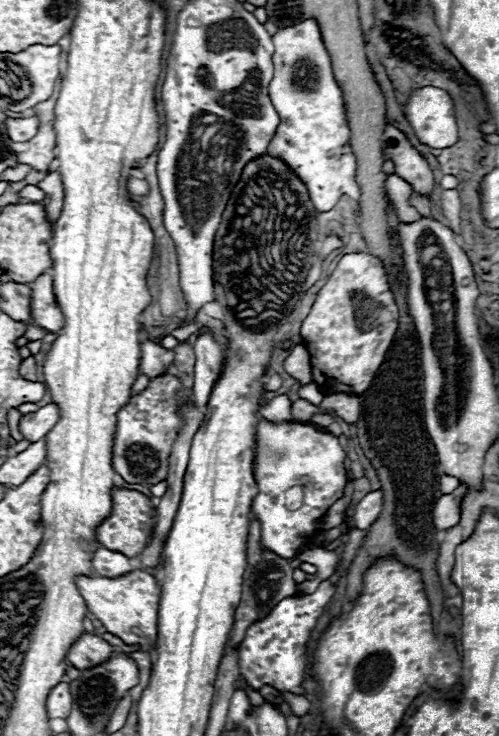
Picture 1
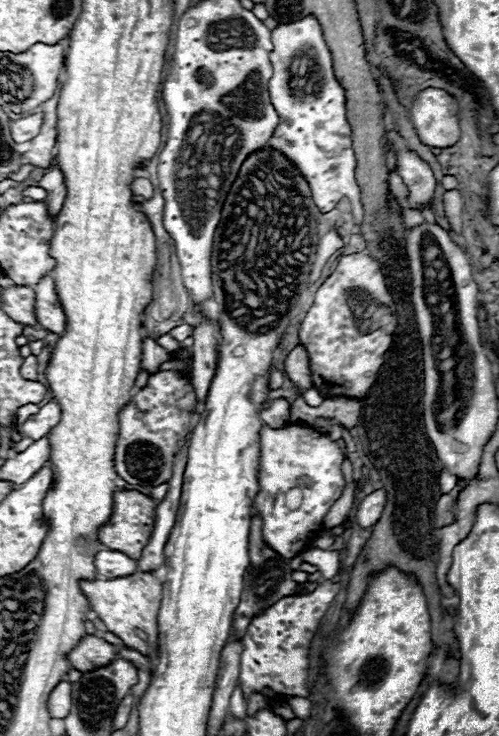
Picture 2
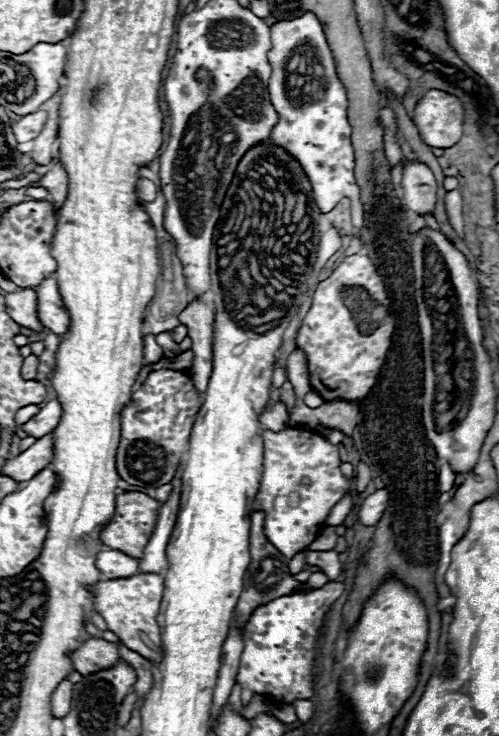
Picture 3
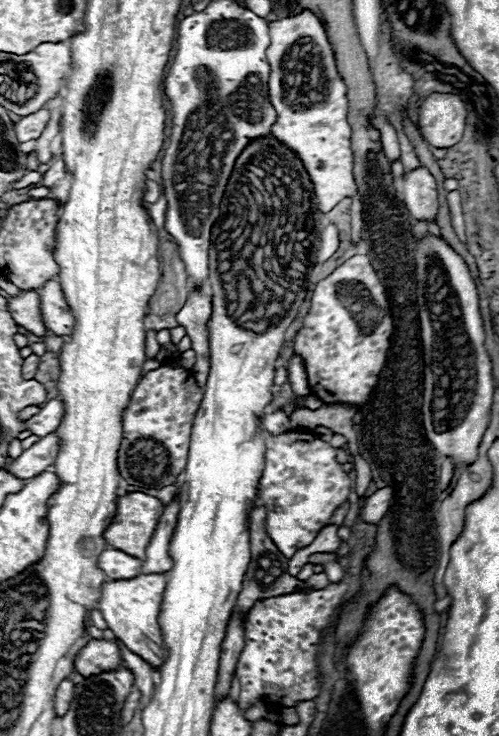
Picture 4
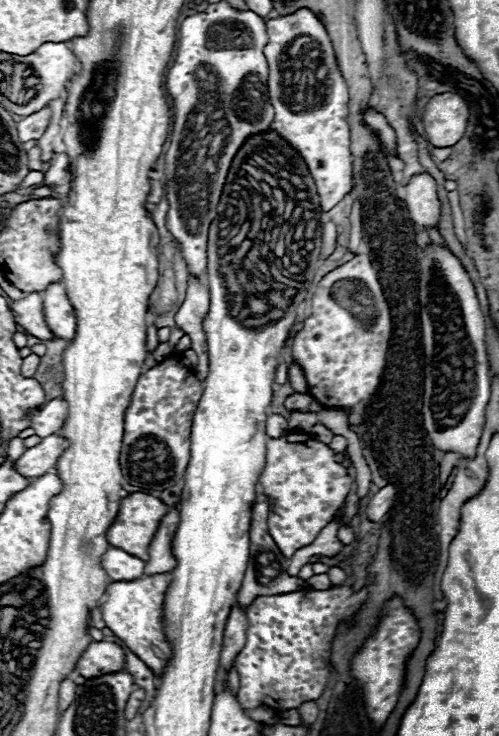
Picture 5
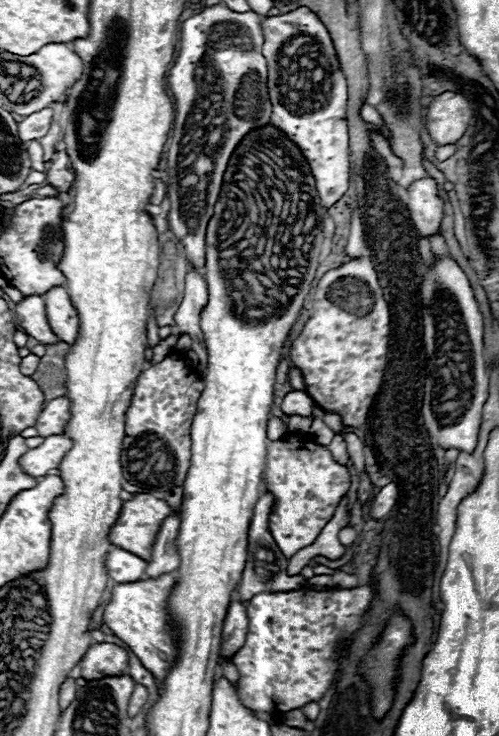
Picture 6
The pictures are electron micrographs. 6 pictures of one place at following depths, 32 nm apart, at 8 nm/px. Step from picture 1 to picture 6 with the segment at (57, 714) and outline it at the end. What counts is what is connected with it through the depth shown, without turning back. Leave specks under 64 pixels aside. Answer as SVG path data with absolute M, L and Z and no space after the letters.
M66 678L60 686L60 710L66 710L68 704L74 700L76 696L76 684L74 678Z

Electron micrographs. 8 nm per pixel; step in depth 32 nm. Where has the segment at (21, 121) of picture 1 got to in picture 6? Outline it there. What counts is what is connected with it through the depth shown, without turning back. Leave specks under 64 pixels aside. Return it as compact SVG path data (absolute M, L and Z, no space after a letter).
M44 108L40 112L34 112L26 116L22 122L18 122L18 136L22 142L28 140L38 140L42 138L52 122L52 108Z

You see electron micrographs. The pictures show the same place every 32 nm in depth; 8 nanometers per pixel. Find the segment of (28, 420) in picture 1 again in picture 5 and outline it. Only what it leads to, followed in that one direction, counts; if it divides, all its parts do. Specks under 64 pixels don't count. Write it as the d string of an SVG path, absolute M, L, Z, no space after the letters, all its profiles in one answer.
M54 398L46 402L36 416L30 420L30 428L34 428L36 436L50 436L50 432L58 432L68 416L68 404L62 398Z

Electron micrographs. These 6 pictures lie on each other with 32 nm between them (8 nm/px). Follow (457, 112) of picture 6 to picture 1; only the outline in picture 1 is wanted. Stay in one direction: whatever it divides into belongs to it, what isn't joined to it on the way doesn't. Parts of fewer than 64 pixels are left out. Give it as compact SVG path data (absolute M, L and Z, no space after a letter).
M434 86L418 88L404 104L404 116L416 138L430 148L448 148L458 140L452 98Z

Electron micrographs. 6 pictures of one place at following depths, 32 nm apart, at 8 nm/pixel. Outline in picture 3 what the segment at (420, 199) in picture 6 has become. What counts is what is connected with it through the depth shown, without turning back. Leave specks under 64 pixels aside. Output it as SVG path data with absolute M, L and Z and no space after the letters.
M416 160L416 162L400 162L402 164L402 186L404 186L404 206L412 212L426 214L434 212L436 206L436 180L432 170Z

